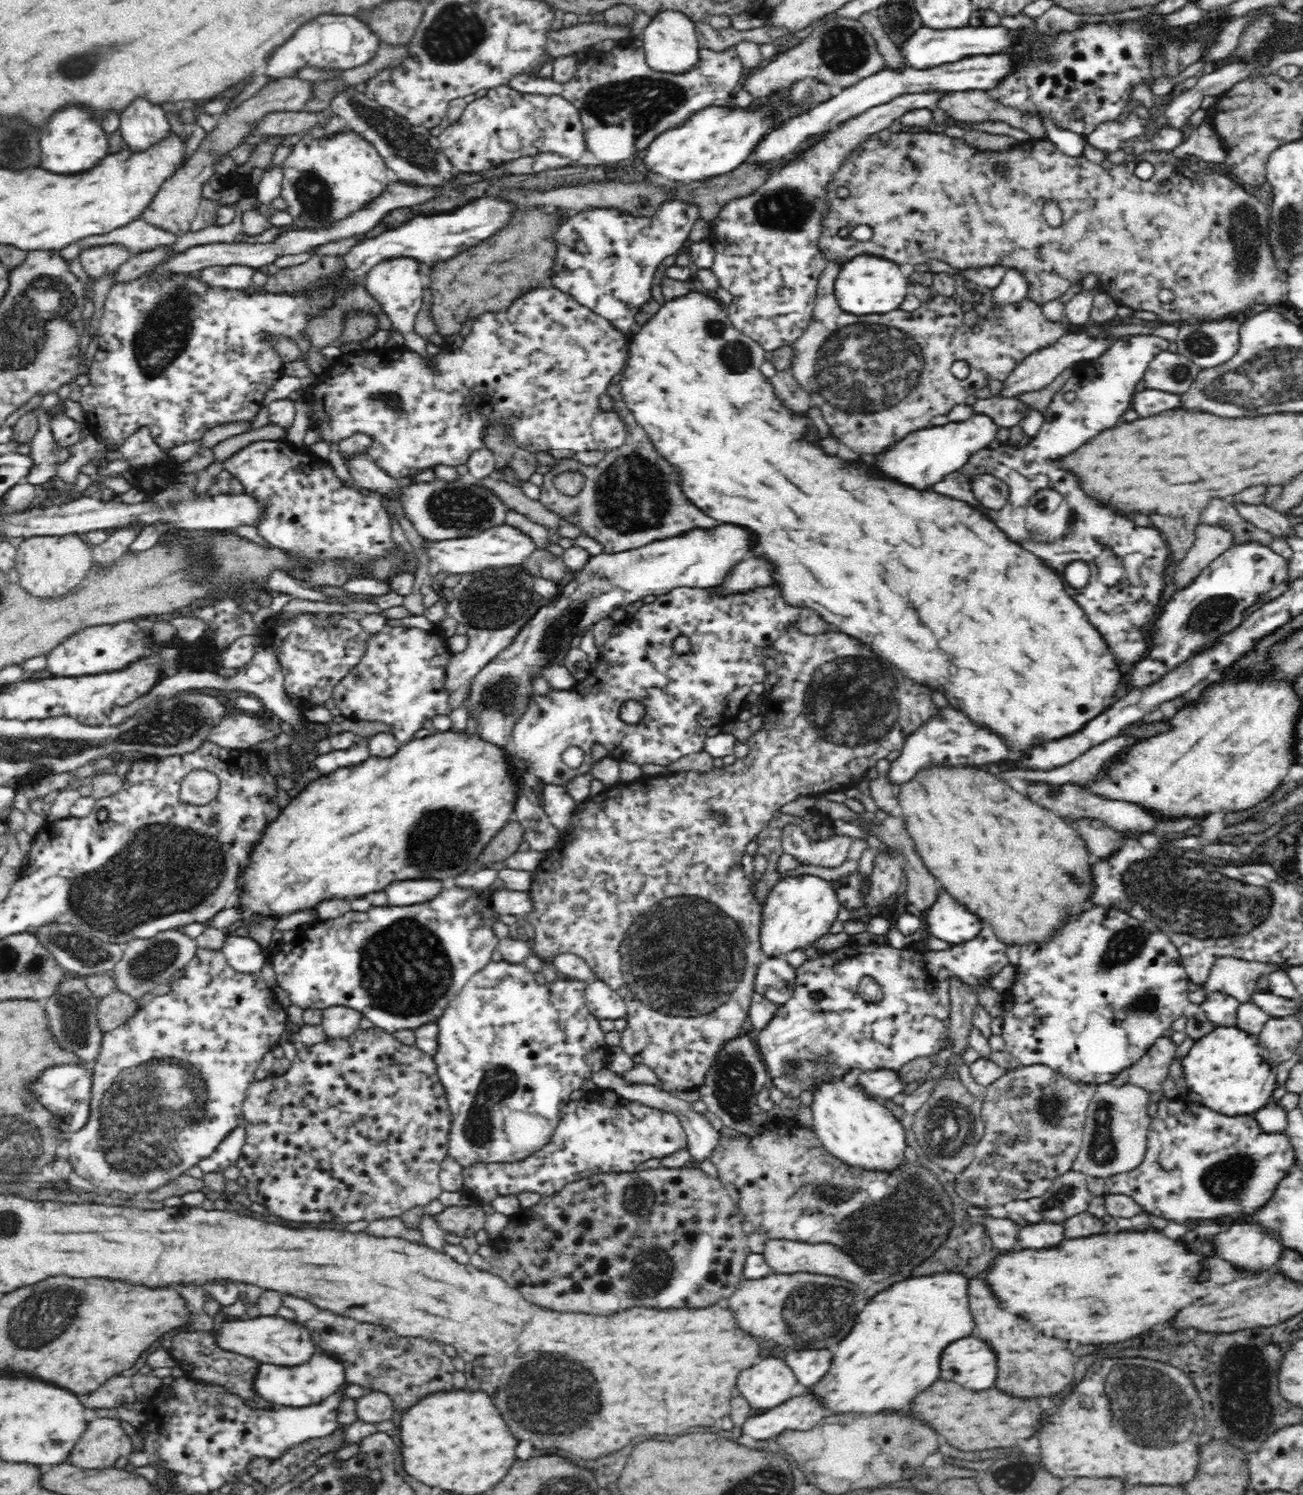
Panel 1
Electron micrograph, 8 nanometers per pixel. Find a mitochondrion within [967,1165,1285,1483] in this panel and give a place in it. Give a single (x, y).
(1144, 1400)

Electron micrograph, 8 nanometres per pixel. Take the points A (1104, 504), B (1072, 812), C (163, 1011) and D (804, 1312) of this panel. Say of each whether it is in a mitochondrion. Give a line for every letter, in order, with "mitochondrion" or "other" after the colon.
A: other
B: other
C: other
D: mitochondrion

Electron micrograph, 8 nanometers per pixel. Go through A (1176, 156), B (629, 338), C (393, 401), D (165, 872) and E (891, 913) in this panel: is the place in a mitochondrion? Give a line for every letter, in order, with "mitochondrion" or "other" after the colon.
A: other
B: other
C: mitochondrion
D: mitochondrion
E: other

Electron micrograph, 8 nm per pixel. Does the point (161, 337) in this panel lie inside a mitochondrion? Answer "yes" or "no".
yes

